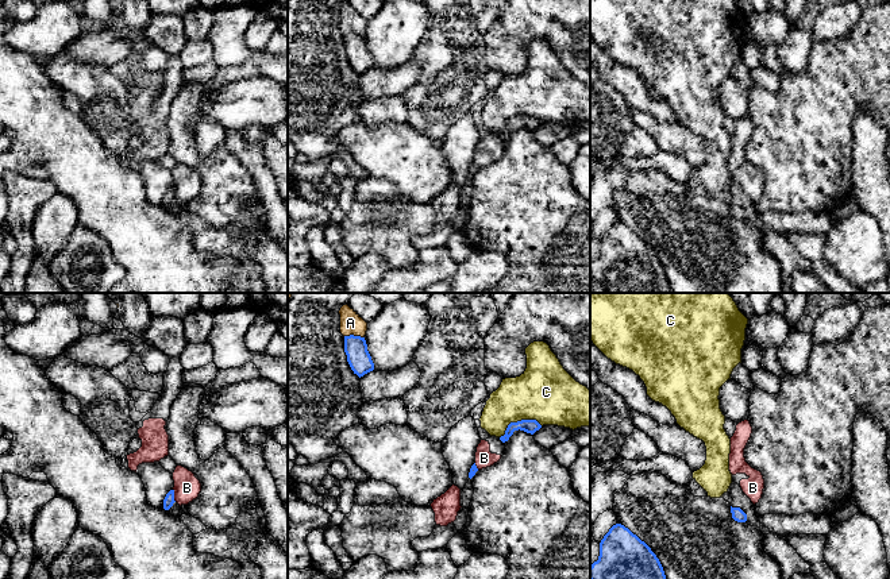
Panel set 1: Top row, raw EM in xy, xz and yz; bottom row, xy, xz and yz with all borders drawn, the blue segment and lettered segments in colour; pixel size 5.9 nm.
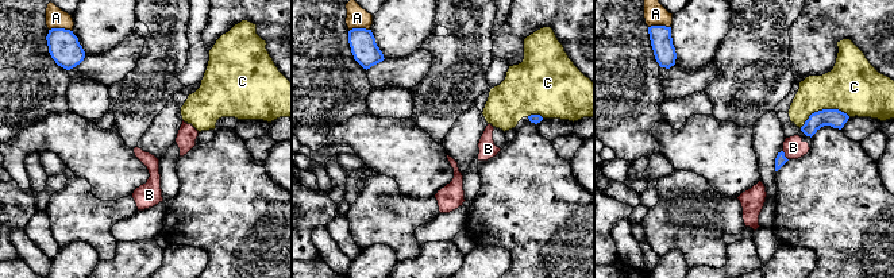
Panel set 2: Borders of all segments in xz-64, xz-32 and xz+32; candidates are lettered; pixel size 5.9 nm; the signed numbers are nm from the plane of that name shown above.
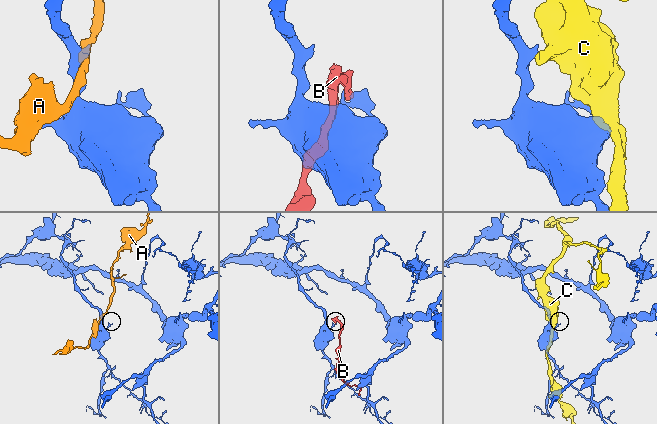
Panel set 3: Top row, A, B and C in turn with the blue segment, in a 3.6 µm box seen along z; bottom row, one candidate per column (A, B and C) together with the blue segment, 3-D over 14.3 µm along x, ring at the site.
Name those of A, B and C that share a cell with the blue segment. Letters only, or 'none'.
none

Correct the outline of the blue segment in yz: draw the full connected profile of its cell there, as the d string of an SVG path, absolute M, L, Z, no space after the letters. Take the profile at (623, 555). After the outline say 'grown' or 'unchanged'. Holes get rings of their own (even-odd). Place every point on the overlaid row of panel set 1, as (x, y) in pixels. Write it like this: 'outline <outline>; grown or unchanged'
outline M621 524L613 525L600 543L590 579L666 579L651 548Z; unchanged

